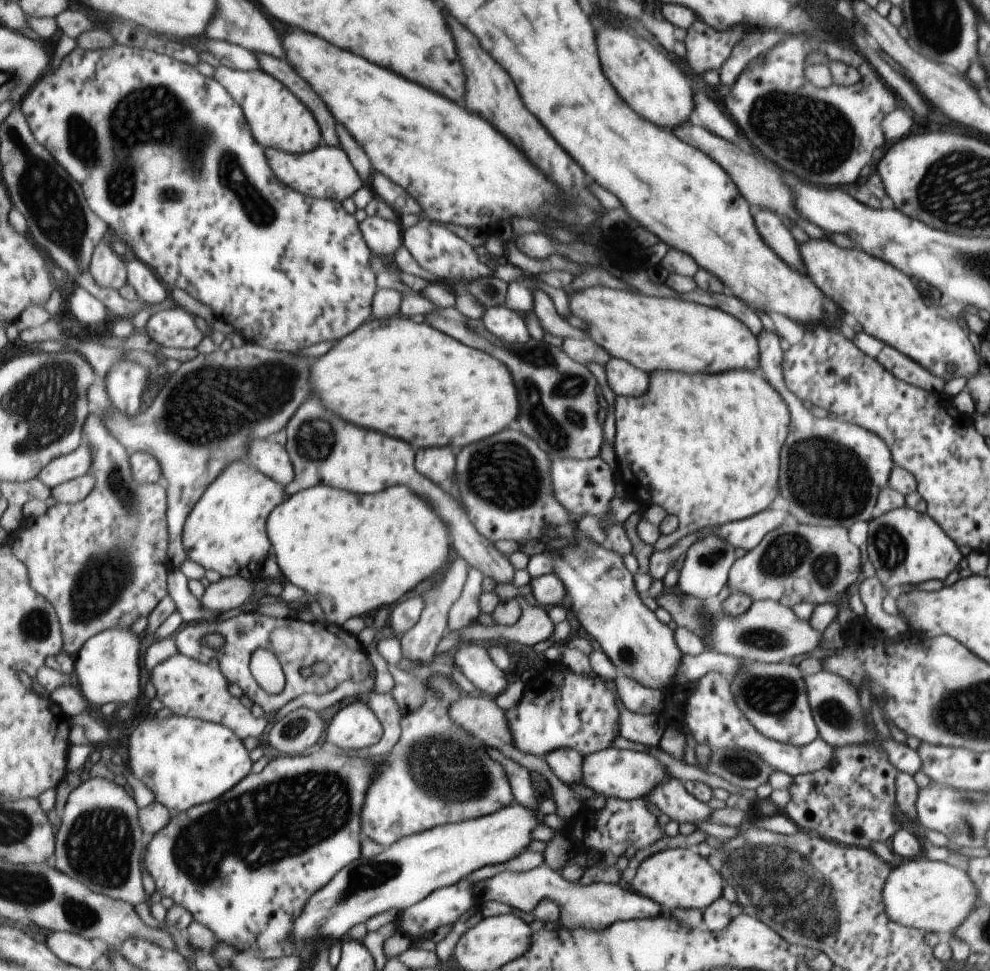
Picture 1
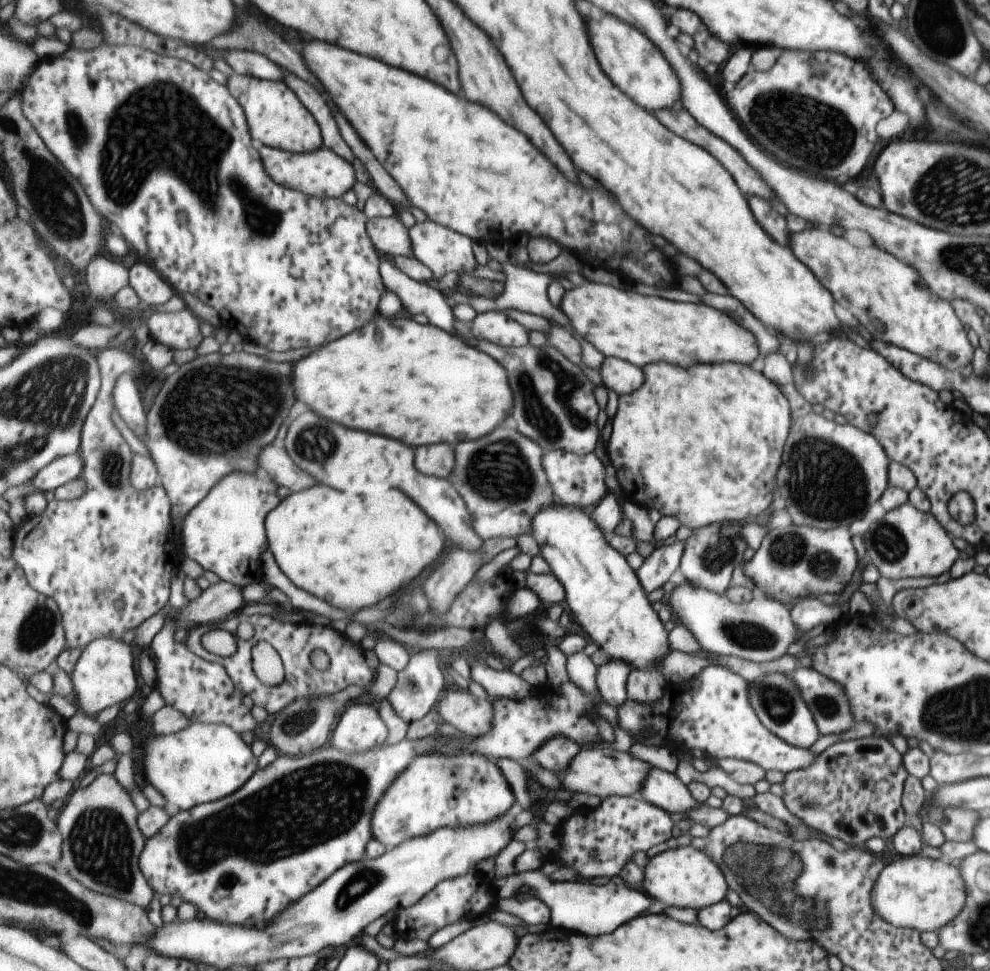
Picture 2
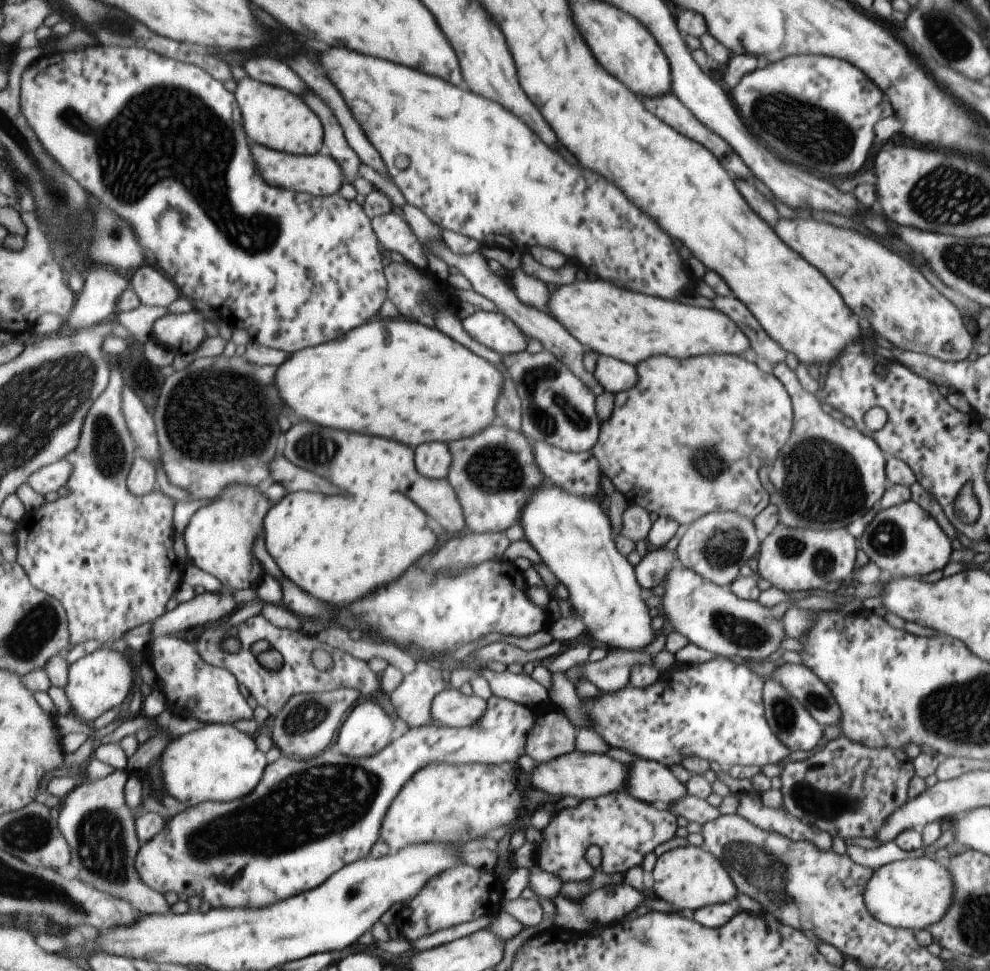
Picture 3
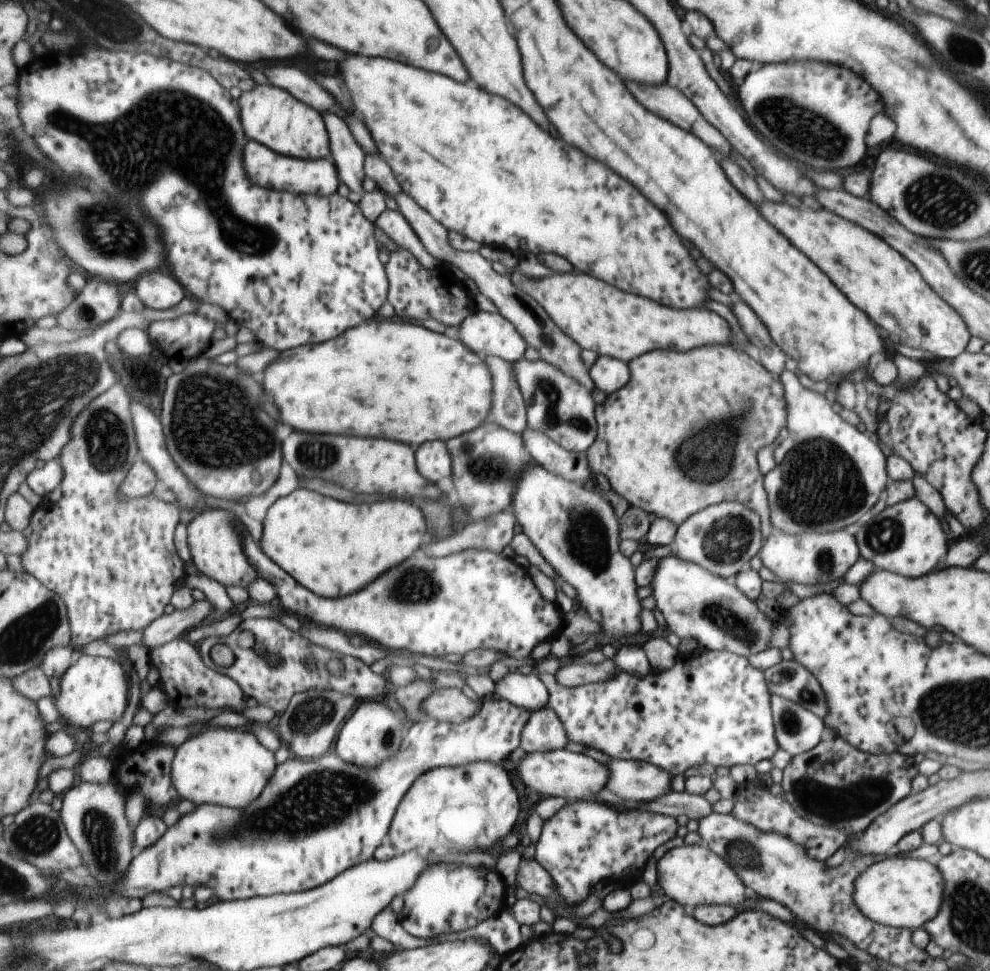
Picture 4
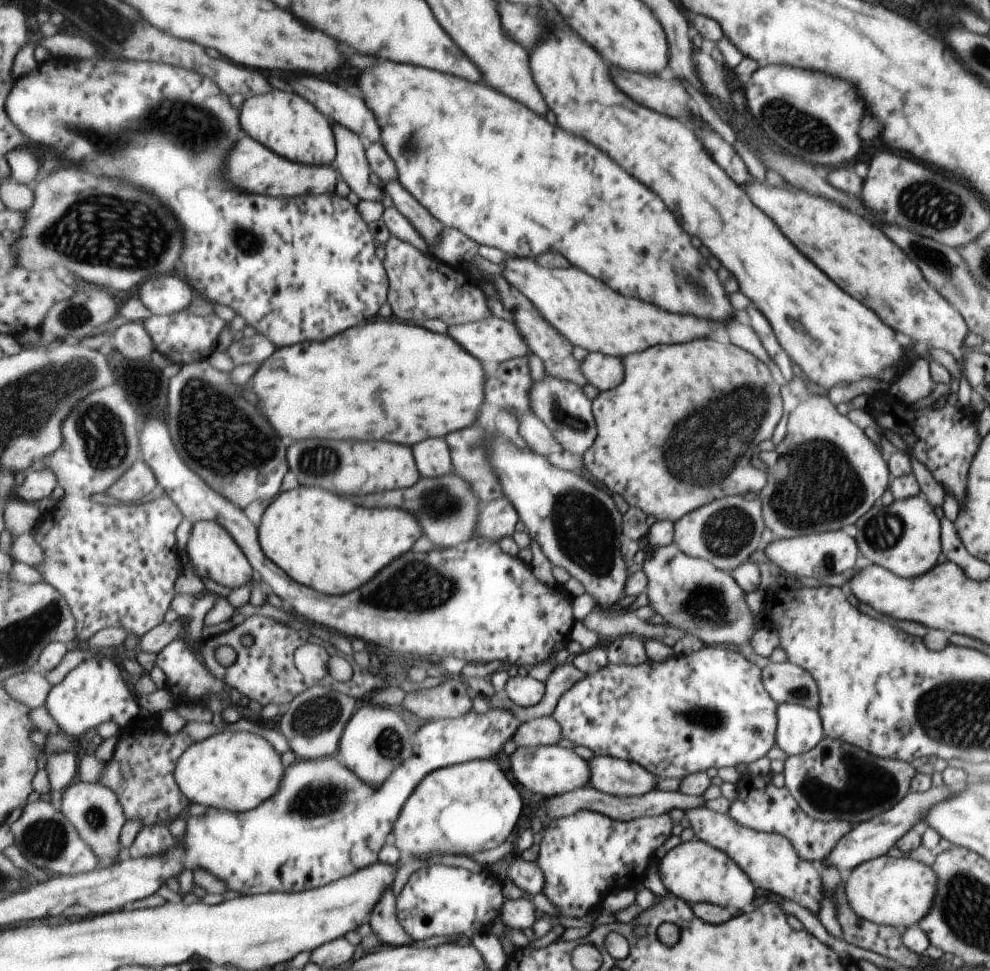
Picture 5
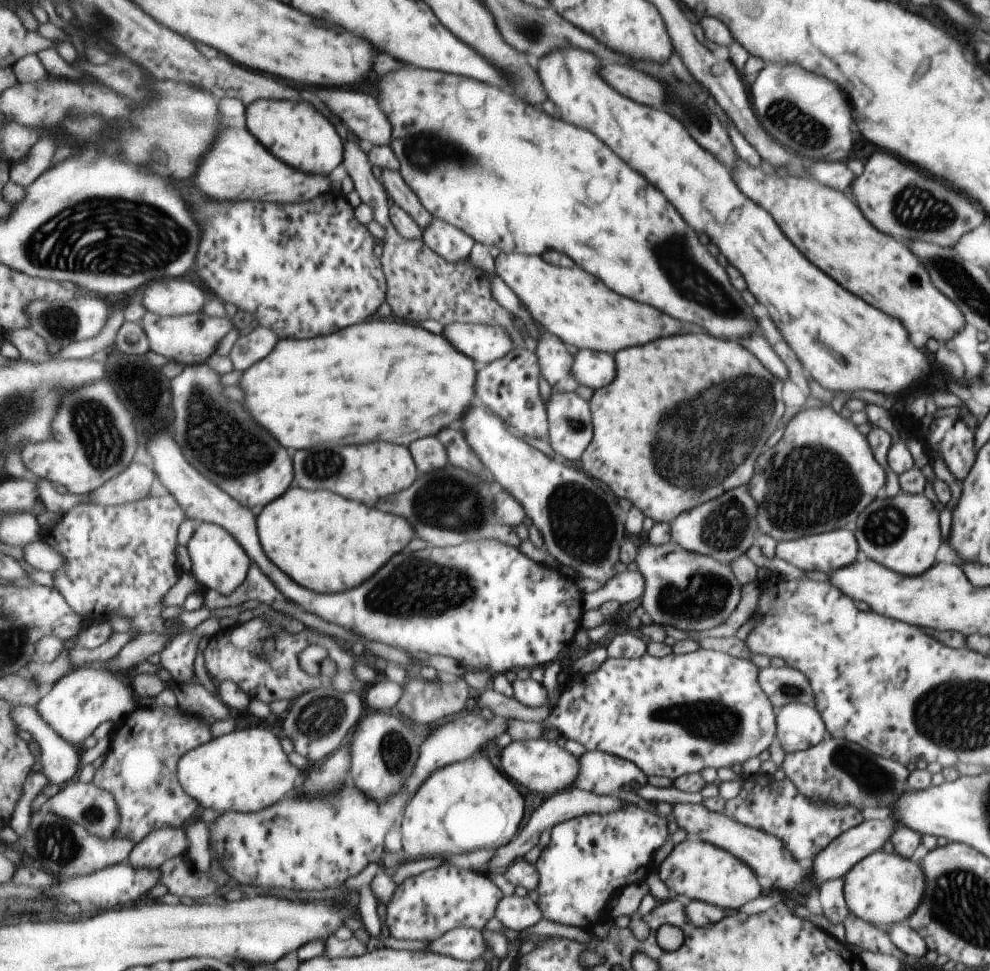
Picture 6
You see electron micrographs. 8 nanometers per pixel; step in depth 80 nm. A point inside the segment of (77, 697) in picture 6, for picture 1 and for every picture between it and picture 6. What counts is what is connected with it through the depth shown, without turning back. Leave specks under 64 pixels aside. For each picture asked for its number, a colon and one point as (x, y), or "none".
1: (108, 669)
2: (104, 675)
3: (99, 681)
4: (95, 688)
5: (95, 691)

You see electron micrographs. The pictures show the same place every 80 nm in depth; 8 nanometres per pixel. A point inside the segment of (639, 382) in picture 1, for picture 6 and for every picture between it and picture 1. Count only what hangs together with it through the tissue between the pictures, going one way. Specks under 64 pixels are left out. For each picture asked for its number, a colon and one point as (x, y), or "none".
2: (621, 376)
3: (615, 375)
4: (610, 373)
5: (605, 372)
6: (595, 369)

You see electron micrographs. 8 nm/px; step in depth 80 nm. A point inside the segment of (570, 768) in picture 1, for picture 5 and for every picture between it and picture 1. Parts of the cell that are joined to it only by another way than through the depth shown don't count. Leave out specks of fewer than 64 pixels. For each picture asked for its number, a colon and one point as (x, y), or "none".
2: (557, 754)
3: (554, 736)
4: (545, 731)
5: (545, 731)

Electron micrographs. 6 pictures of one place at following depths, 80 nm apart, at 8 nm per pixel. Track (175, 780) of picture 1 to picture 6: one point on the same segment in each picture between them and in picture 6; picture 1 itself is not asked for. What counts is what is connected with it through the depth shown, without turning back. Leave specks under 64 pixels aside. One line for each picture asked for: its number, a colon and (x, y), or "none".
2: (204, 762)
3: (218, 763)
4: (230, 767)
5: (237, 770)
6: (247, 770)

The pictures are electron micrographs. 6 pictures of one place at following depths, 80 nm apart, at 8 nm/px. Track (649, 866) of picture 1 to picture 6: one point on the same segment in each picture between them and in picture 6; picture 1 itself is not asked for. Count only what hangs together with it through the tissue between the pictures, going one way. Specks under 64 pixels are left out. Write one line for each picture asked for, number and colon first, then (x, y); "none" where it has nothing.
2: (683, 877)
3: (689, 878)
4: (691, 875)
5: (695, 872)
6: (696, 870)

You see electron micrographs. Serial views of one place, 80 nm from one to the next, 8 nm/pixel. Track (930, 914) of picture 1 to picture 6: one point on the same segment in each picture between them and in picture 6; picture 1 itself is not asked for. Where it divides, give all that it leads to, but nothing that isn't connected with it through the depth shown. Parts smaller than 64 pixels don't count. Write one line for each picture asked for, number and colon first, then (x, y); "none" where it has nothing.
2: (918, 892)
3: (915, 893)
4: (903, 892)
5: (899, 892)
6: (883, 889)

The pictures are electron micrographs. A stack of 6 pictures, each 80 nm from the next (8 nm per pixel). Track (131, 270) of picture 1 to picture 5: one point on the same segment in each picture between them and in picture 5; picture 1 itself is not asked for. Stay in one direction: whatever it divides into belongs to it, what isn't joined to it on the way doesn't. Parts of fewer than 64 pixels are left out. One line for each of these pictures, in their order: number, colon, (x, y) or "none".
2: (152, 289)
3: (154, 288)
4: (159, 291)
5: (164, 295)

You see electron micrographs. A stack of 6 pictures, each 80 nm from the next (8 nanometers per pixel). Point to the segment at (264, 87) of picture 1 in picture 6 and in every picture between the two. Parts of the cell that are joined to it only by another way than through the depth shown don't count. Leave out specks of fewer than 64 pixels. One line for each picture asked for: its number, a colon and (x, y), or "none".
2: (276, 117)
3: (274, 117)
4: (271, 116)
5: (290, 126)
6: (296, 132)

